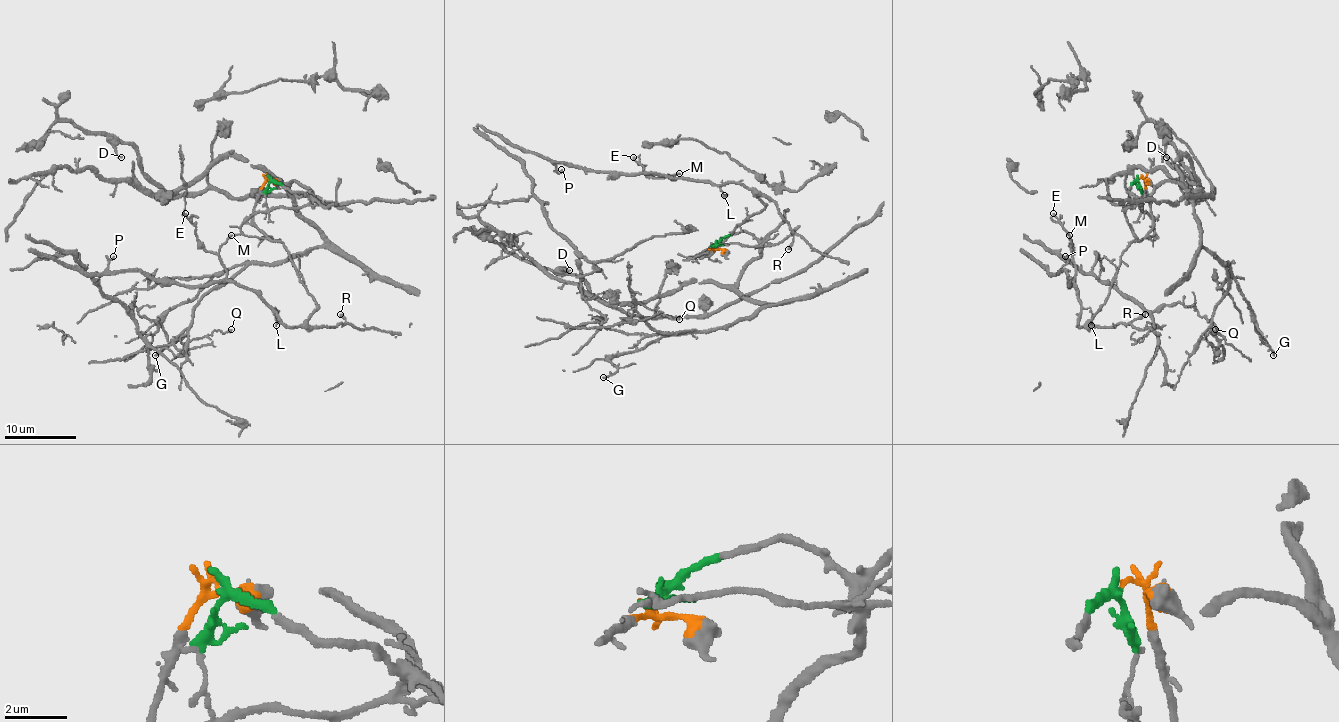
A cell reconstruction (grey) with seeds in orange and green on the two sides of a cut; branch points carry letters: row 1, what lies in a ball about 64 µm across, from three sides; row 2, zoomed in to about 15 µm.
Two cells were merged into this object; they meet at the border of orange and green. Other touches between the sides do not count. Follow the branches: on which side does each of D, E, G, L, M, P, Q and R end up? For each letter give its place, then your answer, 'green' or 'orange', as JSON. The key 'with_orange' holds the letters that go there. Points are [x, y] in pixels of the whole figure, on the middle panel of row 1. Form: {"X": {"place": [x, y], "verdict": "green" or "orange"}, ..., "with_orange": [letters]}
{"D": {"place": [569, 270], "verdict": "green"}, "E": {"place": [633, 157], "verdict": "orange"}, "G": {"place": [603, 377], "verdict": "green"}, "L": {"place": [724, 195], "verdict": "orange"}, "M": {"place": [679, 173], "verdict": "orange"}, "P": {"place": [561, 169], "verdict": "orange"}, "Q": {"place": [679, 319], "verdict": "green"}, "R": {"place": [788, 249], "verdict": "orange"}, "with_orange": ["E", "L", "M", "P", "R"]}

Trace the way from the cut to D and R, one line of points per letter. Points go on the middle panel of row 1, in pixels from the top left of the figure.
D: (717, 242), (747, 231), (760, 253), (740, 278), (738, 299), (692, 317), (628, 315), (564, 269), (569, 270)
R: (717, 242), (701, 256), (708, 256), (763, 208), (756, 194), (763, 194), (794, 237), (788, 249)

